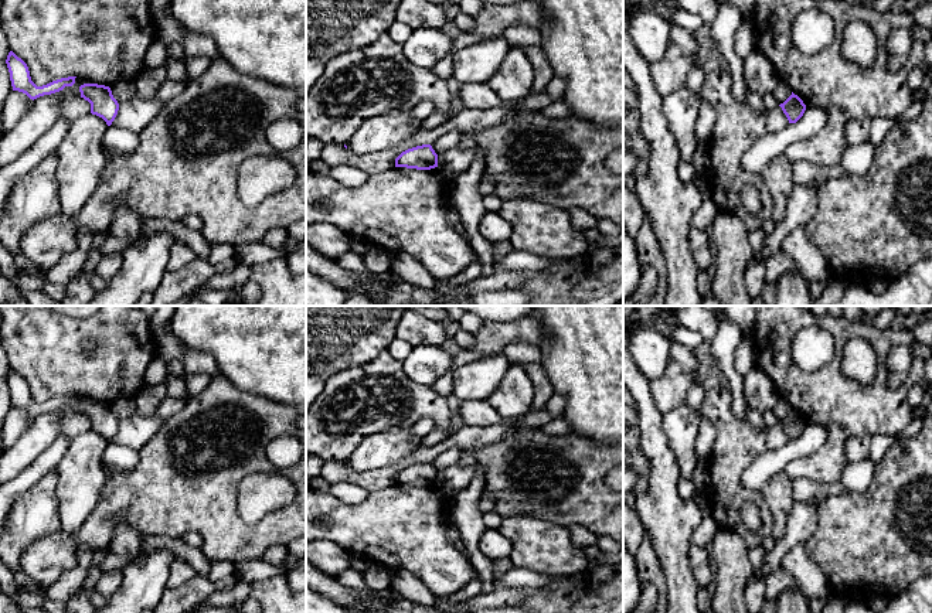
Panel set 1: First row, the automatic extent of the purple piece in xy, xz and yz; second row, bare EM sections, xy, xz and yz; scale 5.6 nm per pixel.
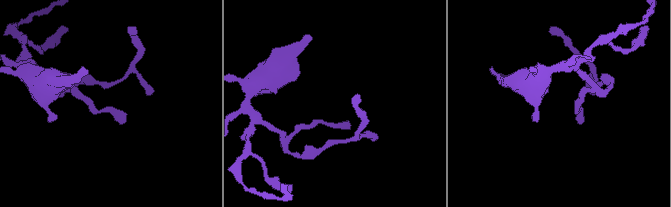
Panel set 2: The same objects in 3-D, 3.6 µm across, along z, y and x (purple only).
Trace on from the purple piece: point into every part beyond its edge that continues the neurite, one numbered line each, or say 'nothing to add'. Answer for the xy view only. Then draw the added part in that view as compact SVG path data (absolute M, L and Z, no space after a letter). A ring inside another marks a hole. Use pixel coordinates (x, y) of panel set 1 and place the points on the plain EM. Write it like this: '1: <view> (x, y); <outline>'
nothing to add

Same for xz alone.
nothing to add

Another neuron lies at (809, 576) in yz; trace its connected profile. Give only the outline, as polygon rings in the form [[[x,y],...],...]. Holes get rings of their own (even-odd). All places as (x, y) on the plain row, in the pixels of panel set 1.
[[[805,544],[795,545],[783,556],[780,569],[795,578],[799,589],[806,596],[806,599],[829,597],[829,580],[822,568],[809,558]]]

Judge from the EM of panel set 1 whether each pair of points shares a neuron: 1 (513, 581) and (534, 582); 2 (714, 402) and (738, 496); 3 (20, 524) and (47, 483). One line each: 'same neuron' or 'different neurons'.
1: same neuron
2: same neuron
3: same neuron

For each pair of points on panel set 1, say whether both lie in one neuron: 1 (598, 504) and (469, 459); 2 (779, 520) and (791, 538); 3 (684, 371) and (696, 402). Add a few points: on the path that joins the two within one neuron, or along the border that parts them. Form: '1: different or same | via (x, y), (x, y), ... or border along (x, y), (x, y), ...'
1: different | border along (468, 452), (475, 456), (478, 463)
2: different | border along (795, 501), (785, 533), (776, 540)
3: different | border along (693, 382), (683, 401)

